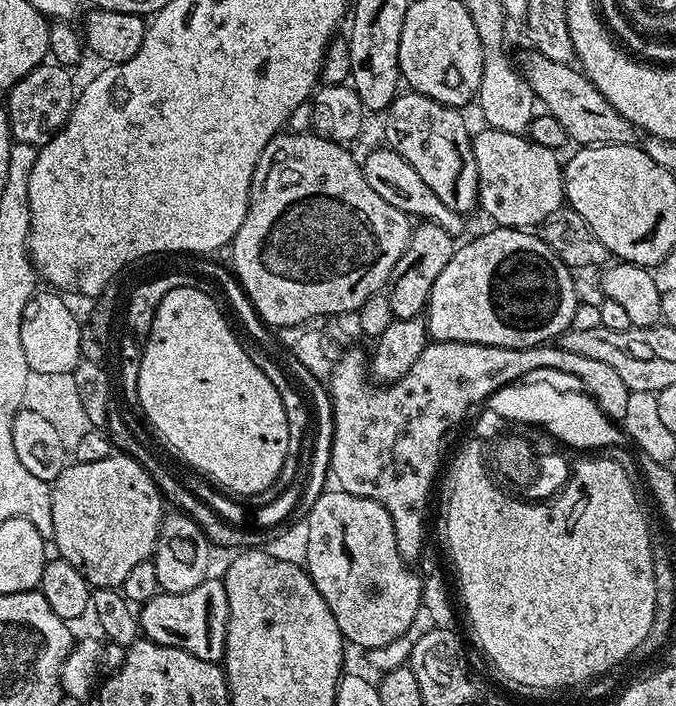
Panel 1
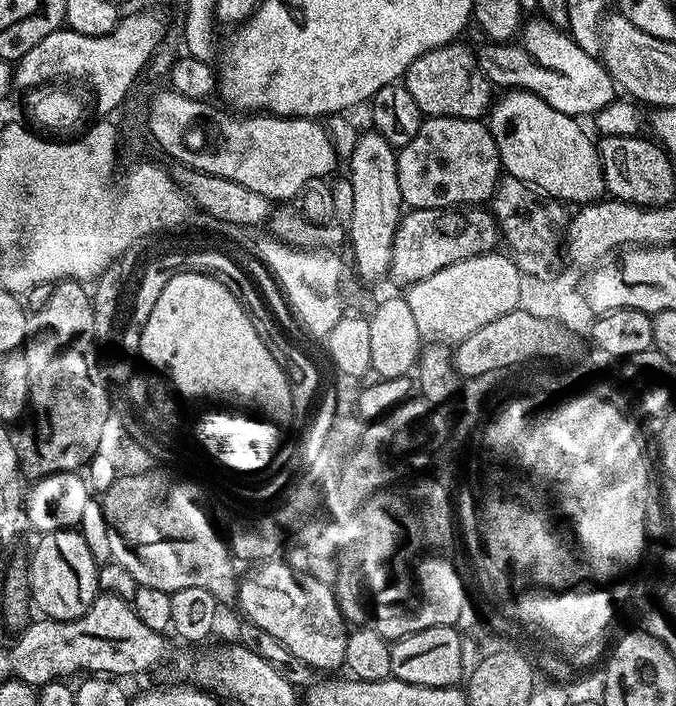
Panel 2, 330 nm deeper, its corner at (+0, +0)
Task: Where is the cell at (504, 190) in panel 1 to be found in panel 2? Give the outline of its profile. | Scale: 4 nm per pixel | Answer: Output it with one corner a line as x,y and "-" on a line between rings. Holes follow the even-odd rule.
430,116
421,123
418,134
406,142
404,148
399,149
396,165
398,166
398,190
402,190
402,198
409,209
413,208
455,208
462,204
479,204
491,201
492,192
496,189
496,183
499,182
502,175
500,167
500,155
498,146
492,137
492,131
488,129
487,123
483,119
467,120
466,118
446,118
445,116

